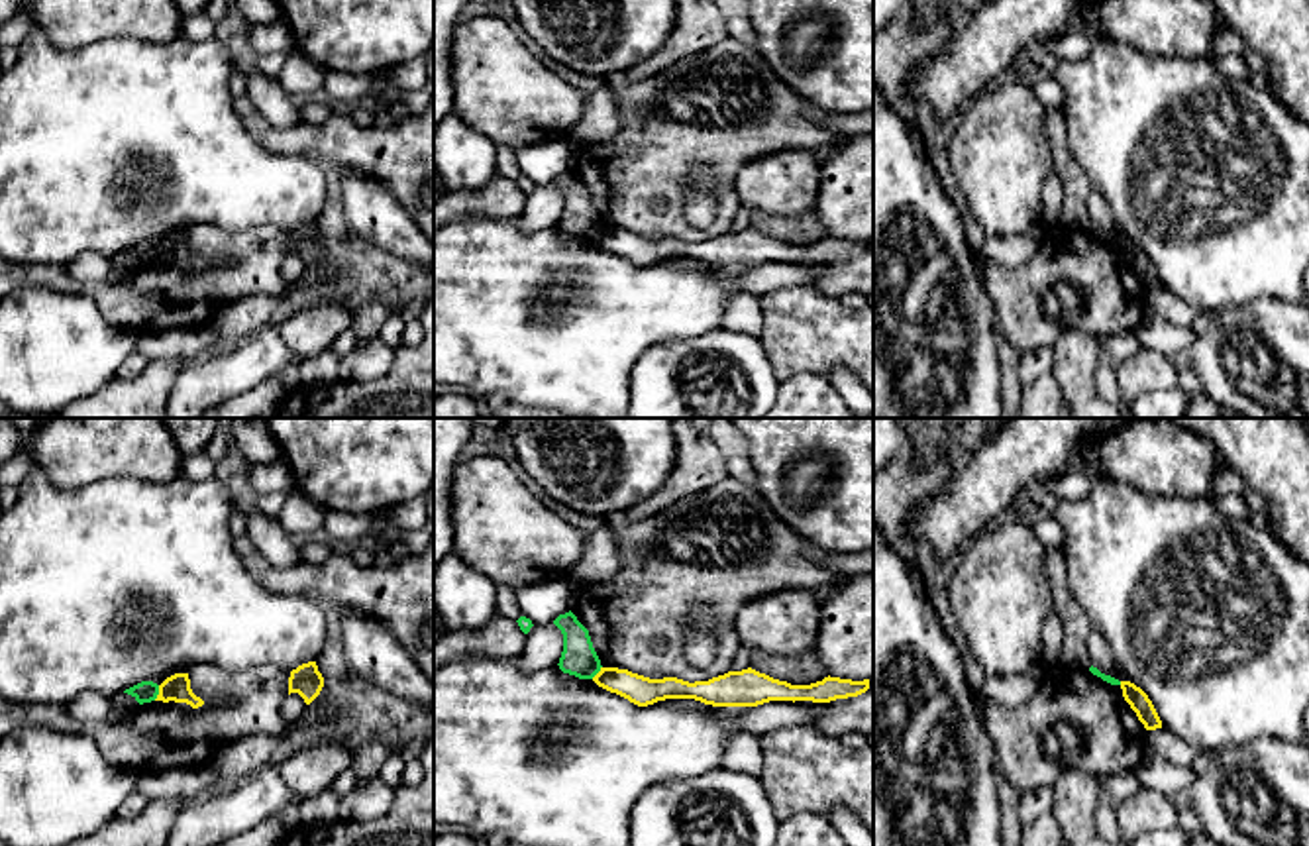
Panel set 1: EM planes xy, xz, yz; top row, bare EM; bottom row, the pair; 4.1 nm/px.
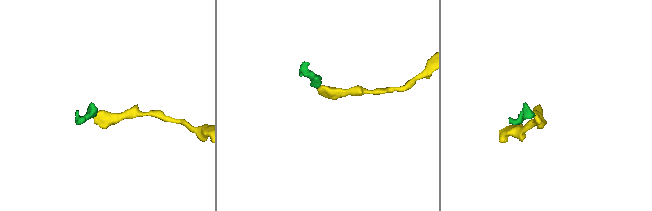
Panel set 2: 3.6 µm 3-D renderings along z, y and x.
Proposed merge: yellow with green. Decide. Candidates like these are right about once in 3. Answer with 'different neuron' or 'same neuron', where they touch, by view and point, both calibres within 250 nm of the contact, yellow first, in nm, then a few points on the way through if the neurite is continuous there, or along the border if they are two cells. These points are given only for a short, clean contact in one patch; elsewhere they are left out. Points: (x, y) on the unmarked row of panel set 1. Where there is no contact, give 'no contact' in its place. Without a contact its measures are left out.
different neuron; meets yellow in xy at (159, 254); 110 nm thick on the yellow side, 90 nm on the other; border along xy (159, 246), (159, 254), (154, 260)

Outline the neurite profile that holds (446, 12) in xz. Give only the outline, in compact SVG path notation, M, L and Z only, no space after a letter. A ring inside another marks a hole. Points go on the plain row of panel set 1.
M434 0L434 132L455 110L451 82L451 37L469 0Z

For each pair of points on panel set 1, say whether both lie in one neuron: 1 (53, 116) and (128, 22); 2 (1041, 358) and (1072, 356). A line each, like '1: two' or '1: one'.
1: two
2: two

